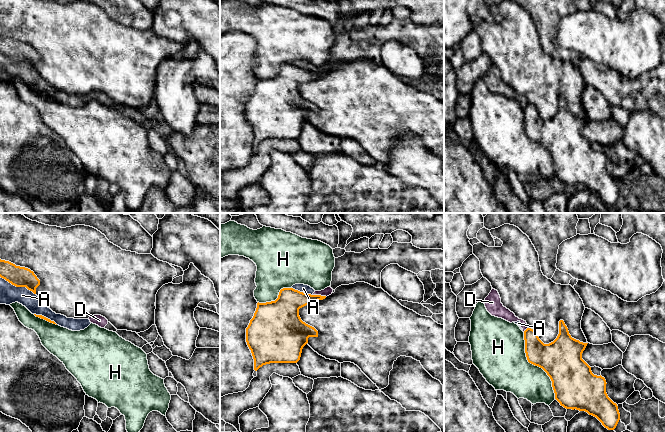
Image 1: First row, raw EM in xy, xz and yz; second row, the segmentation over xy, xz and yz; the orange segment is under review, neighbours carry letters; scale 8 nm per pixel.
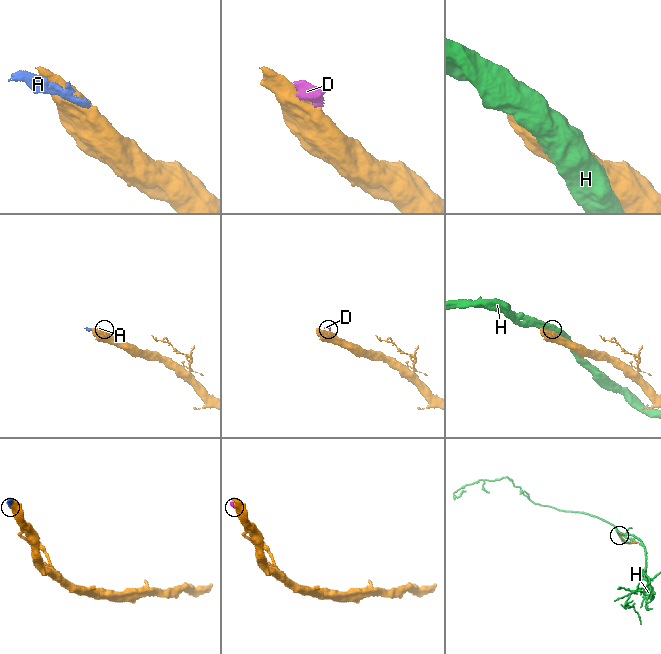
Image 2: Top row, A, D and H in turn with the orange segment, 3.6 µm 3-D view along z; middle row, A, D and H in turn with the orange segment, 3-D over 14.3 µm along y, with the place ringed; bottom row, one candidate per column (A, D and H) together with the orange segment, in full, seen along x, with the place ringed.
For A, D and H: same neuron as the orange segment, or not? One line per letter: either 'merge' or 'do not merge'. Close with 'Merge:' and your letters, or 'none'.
A: do not merge
D: do not merge
H: do not merge
Merge: none

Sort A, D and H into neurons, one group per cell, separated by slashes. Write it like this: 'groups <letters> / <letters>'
groups A D / H

